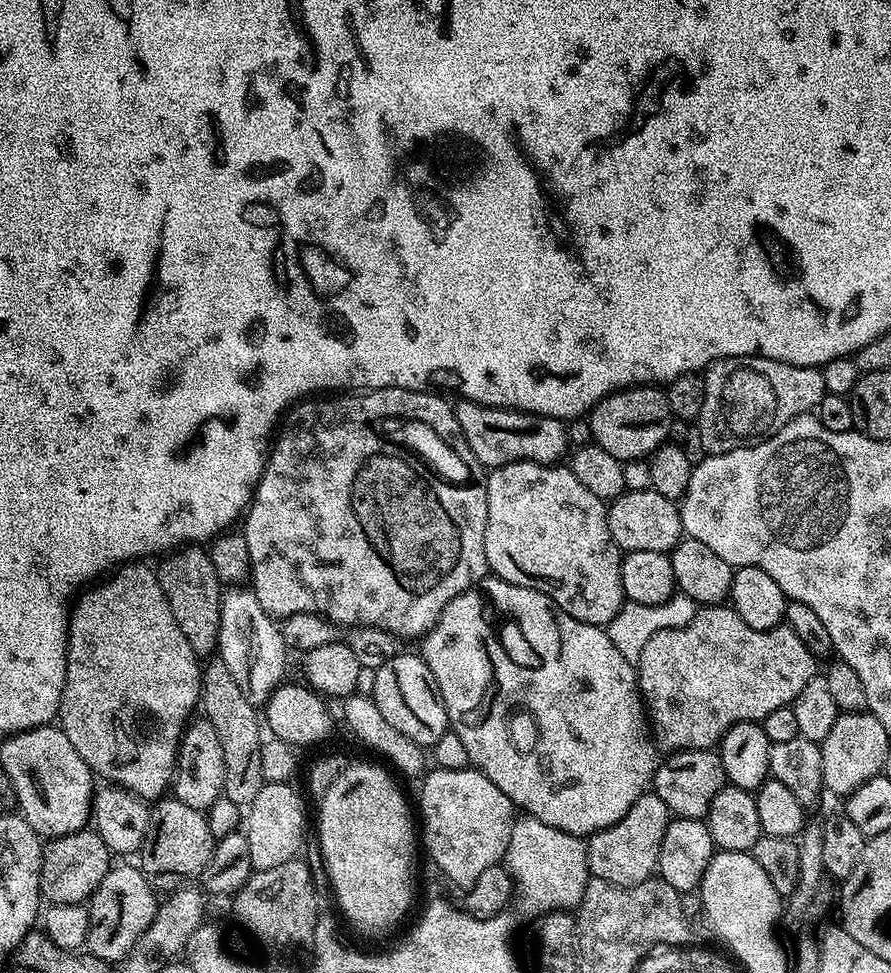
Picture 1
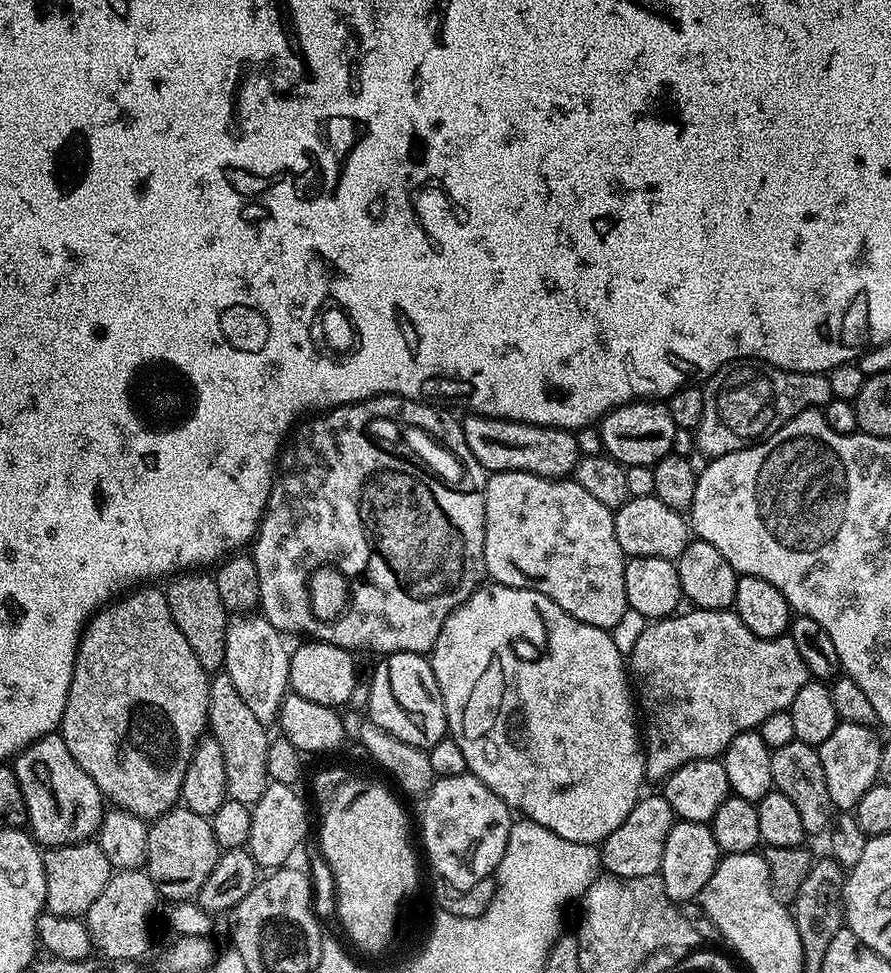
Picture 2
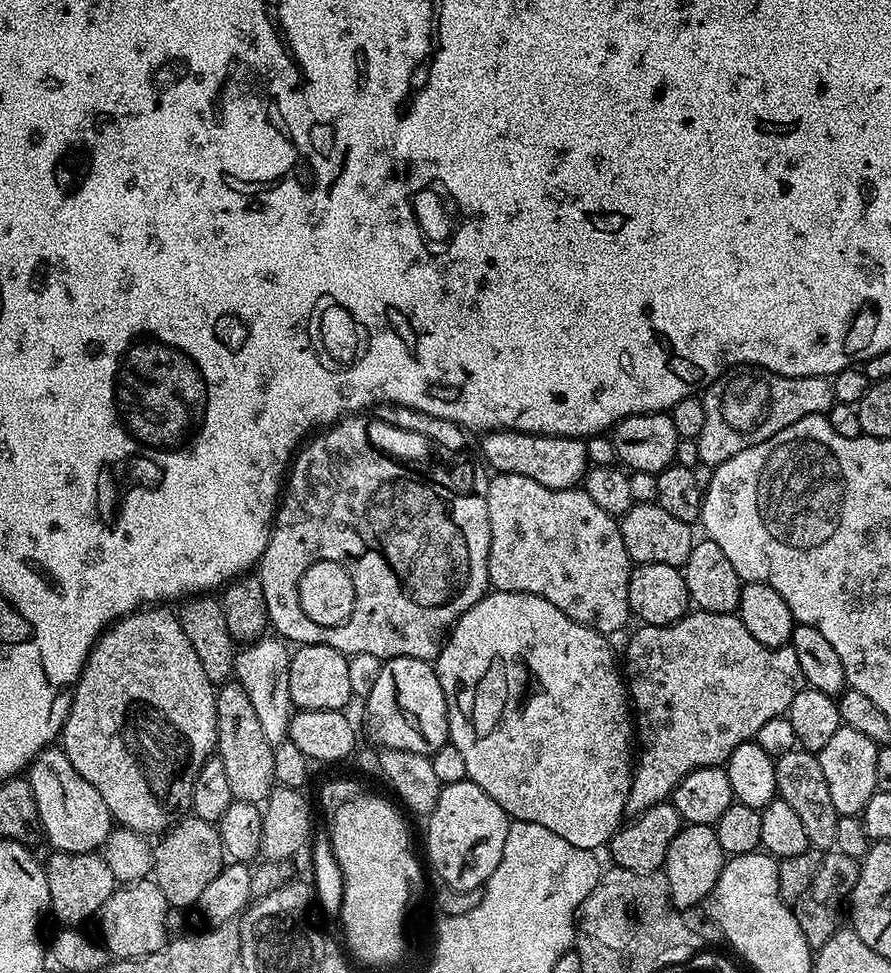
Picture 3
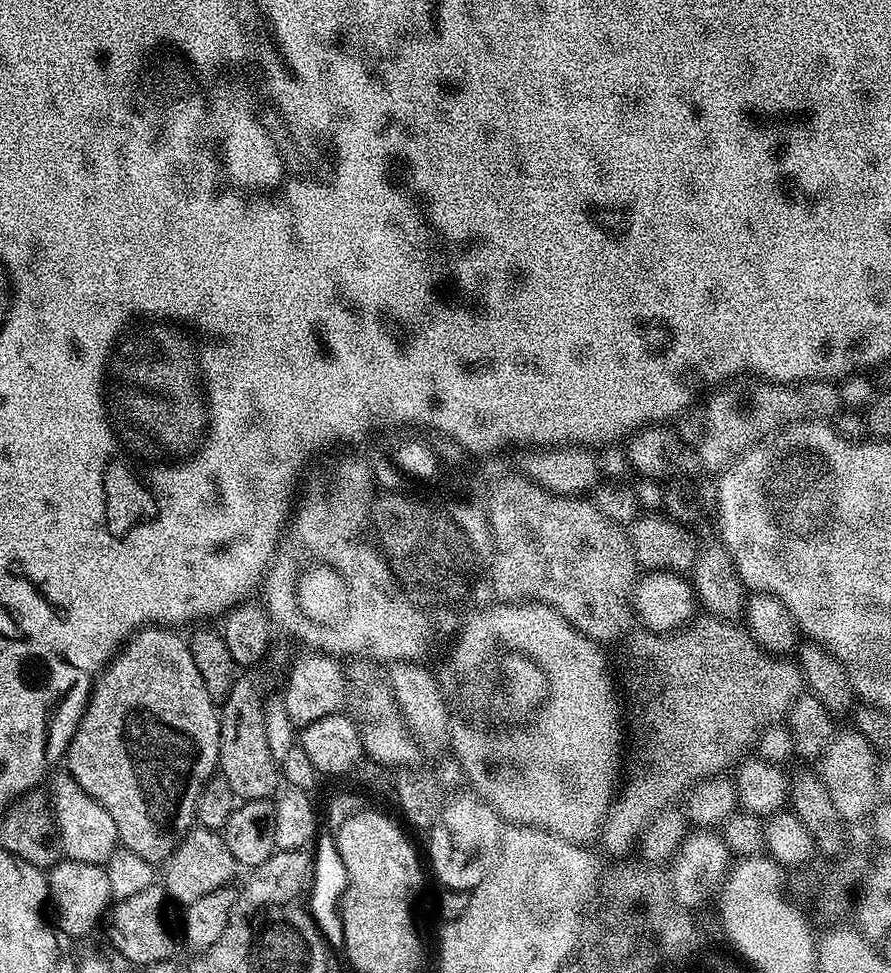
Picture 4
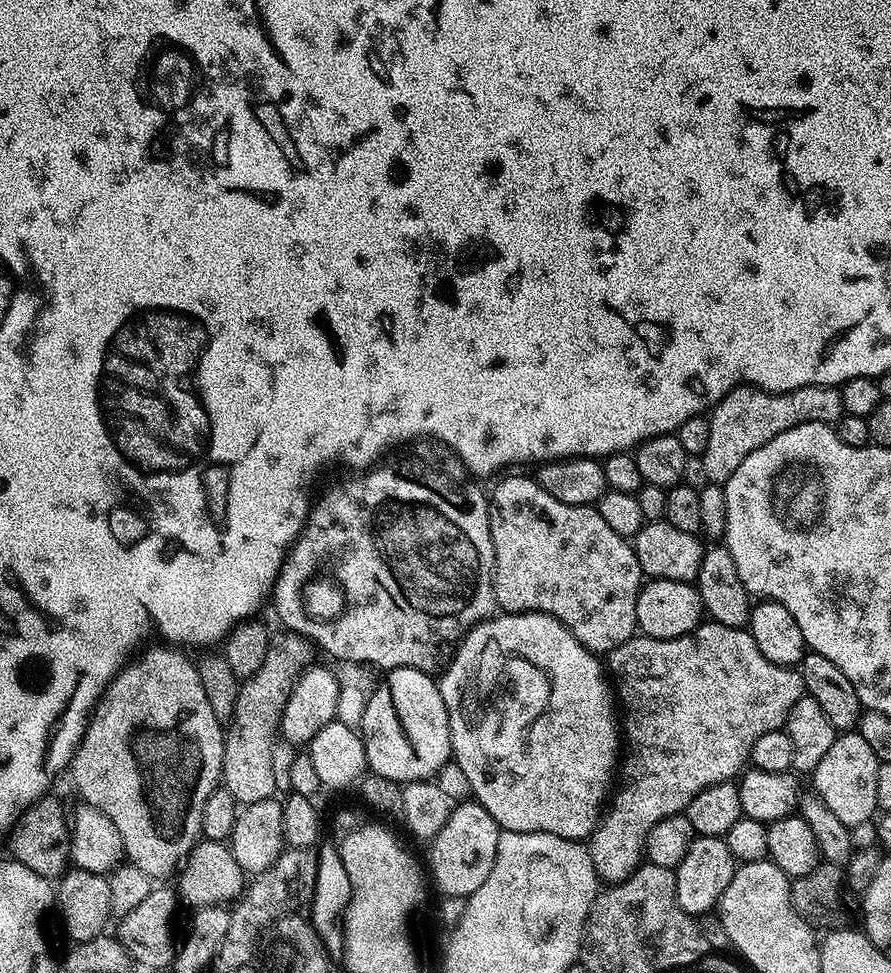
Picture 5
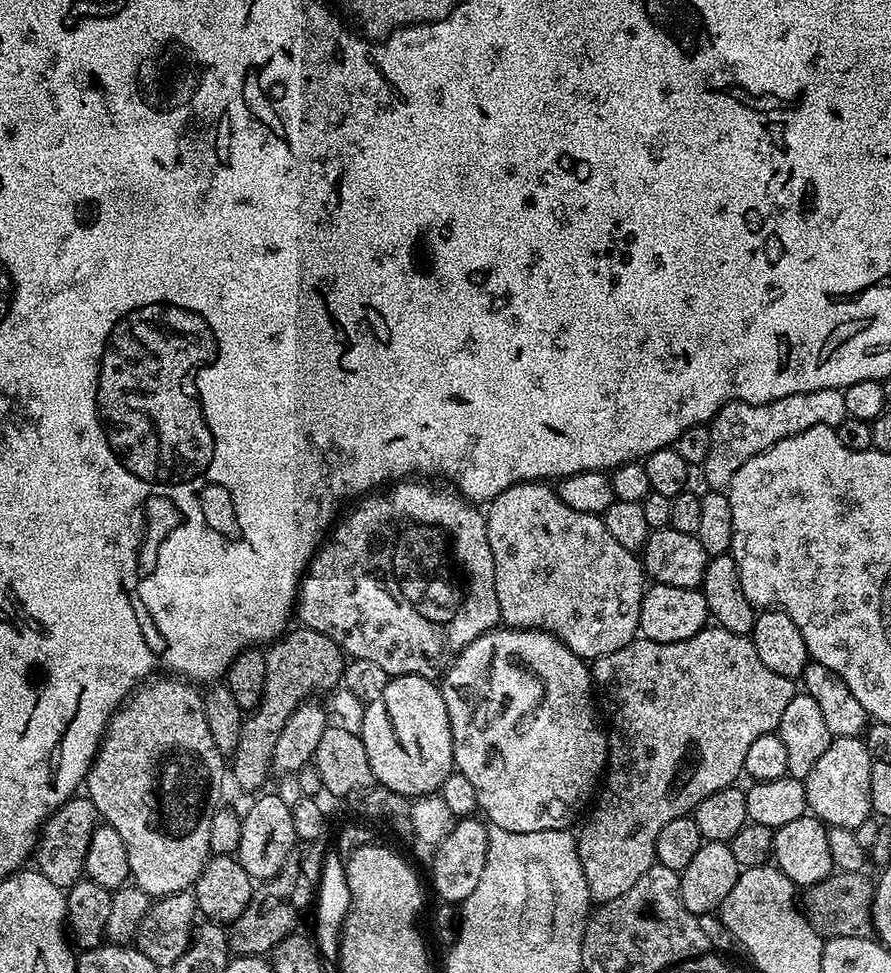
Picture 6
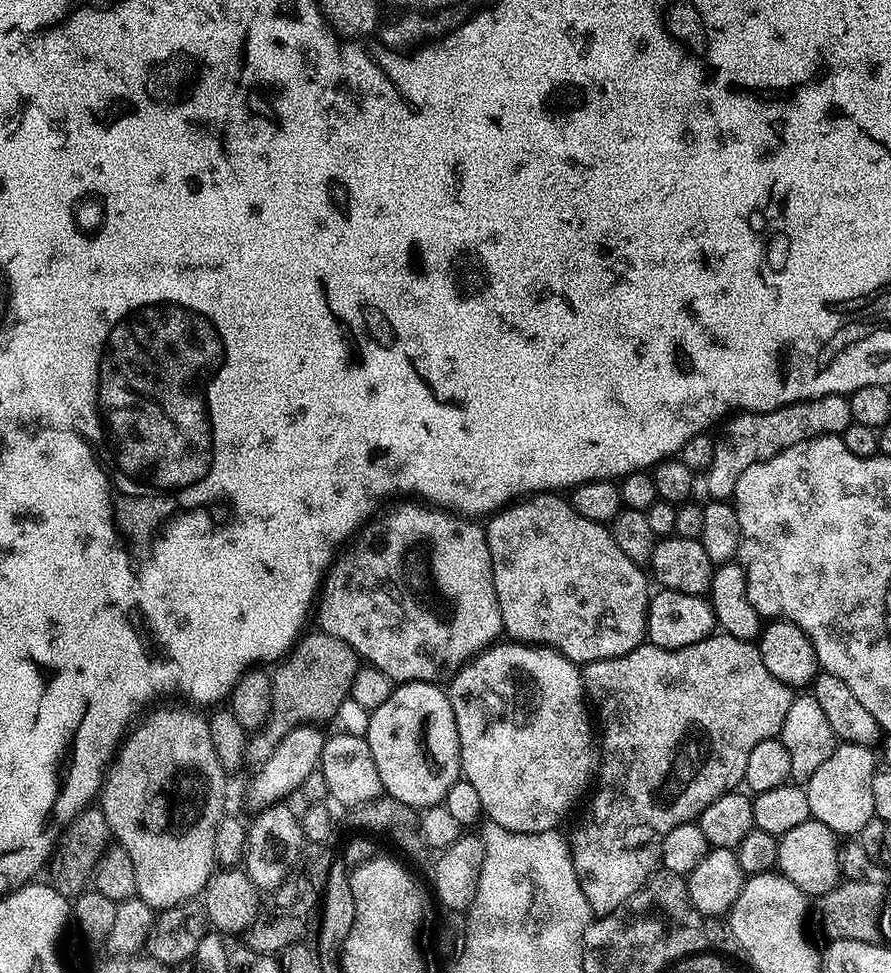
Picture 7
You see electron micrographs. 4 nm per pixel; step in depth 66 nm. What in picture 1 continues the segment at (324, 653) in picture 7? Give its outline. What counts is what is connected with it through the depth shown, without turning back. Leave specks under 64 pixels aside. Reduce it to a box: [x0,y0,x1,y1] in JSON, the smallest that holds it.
[200,658,264,806]

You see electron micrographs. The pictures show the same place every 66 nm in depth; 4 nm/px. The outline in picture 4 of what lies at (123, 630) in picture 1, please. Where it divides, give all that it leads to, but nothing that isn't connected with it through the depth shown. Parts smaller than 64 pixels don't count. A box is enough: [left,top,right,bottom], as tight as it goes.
[66,626,220,866]

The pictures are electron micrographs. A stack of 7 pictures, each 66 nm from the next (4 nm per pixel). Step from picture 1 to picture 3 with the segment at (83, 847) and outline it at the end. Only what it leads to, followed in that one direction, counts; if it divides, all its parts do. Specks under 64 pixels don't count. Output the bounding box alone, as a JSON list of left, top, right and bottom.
[44,851,118,926]

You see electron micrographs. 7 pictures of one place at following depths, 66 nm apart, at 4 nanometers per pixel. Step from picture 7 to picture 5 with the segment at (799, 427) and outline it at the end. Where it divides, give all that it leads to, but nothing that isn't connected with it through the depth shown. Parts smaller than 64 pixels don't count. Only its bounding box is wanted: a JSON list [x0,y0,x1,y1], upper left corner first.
[703,386,845,485]

